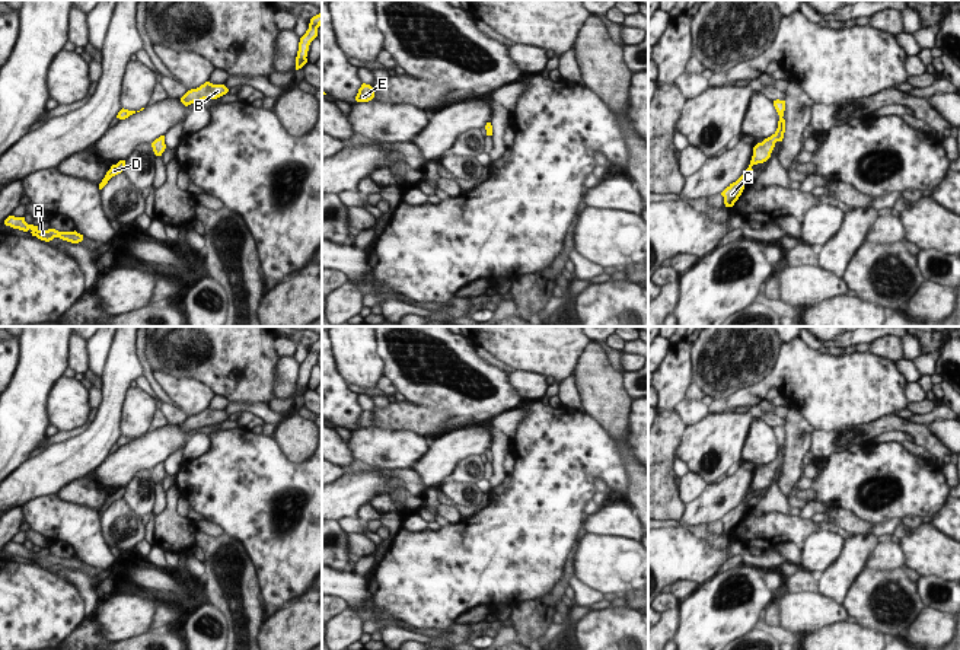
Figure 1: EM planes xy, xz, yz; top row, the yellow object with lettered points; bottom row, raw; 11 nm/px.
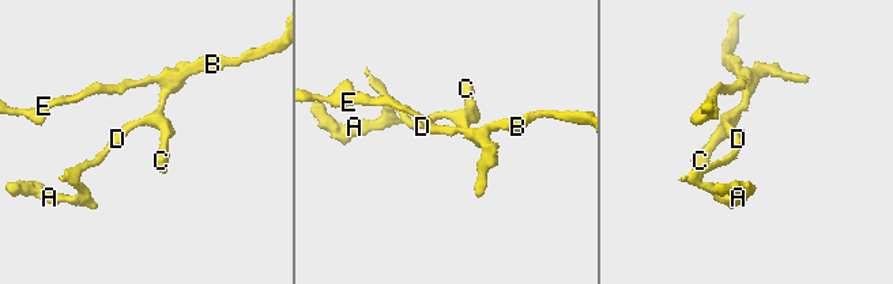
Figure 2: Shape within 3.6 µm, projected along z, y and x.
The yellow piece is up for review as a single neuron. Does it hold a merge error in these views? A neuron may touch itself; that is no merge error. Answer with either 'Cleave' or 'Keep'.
Keep

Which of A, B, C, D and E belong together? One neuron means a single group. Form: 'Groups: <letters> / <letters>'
Groups: A B C D E

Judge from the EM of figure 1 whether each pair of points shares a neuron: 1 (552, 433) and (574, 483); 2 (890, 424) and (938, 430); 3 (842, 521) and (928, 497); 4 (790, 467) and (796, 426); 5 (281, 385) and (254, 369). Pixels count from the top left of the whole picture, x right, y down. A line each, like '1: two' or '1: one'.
1: one
2: two
3: two
4: one
5: two

